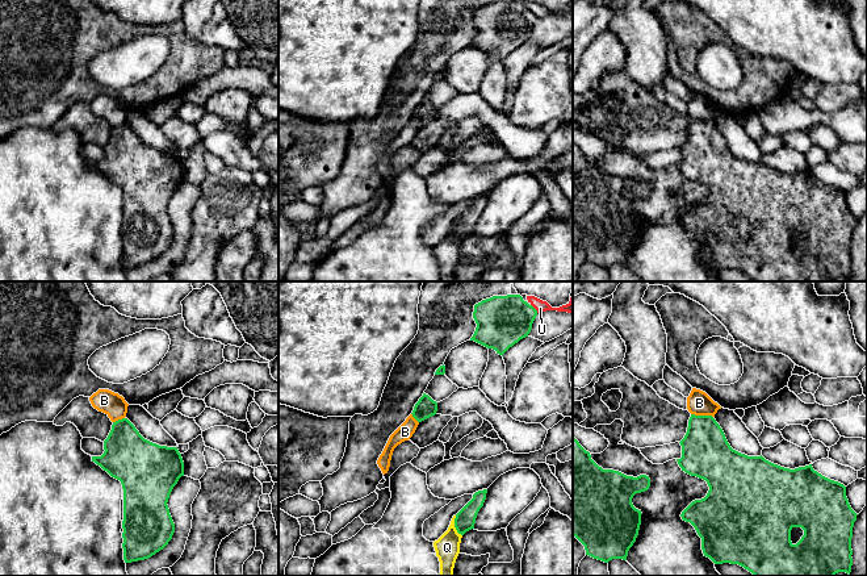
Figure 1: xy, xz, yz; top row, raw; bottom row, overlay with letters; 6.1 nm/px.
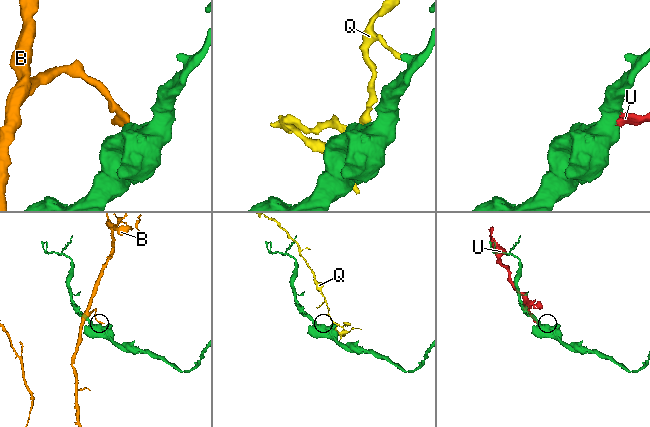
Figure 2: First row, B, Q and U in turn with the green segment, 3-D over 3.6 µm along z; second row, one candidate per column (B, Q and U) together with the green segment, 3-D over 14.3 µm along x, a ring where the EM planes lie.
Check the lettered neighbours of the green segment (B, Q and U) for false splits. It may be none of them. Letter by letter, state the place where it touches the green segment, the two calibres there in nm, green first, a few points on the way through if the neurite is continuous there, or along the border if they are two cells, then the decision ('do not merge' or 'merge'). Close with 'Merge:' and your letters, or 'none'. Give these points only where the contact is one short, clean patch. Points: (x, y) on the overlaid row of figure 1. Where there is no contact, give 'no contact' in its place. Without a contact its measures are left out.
B: contact yz (702, 416); calibres 300 and 150 nm; border yz (691, 413), (712, 417); do not merge
Q: contact xz (455, 526); calibres 120 and 150 nm; border xz (455, 516), (455, 529), (461, 535); do not merge
U: contact xz (533, 308); calibres 320 and 70 nm; border xz (531, 304), (537, 312); do not merge
Merge: none

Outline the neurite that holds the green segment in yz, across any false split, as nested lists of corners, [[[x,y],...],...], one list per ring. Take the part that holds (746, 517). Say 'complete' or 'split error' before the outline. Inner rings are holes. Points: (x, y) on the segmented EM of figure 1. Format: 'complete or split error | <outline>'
complete | [[[691,414],[687,433],[679,443],[682,446],[682,458],[677,459],[677,462],[682,471],[691,476],[705,480],[709,487],[709,491],[704,498],[692,501],[680,514],[682,519],[690,522],[695,527],[698,535],[701,538],[701,550],[704,556],[709,558],[715,564],[738,564],[751,572],[754,576],[834,576],[838,572],[846,572],[850,575],[853,565],[853,527],[858,514],[849,504],[846,497],[846,487],[843,484],[822,476],[813,469],[812,464],[789,469],[766,460],[762,455],[747,456],[733,450],[728,443],[722,429],[712,416]],[[793,527],[801,527],[804,530],[804,535],[796,544],[791,542],[791,530]]]

